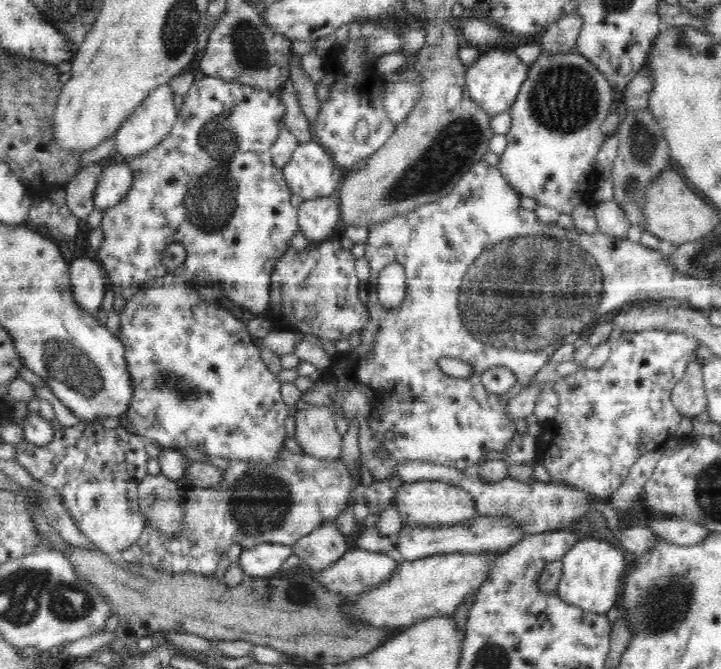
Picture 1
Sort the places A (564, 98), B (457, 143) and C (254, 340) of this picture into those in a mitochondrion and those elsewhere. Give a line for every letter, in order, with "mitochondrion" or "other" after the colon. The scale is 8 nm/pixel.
A: mitochondrion
B: mitochondrion
C: other

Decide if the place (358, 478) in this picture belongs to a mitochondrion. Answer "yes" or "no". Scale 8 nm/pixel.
no

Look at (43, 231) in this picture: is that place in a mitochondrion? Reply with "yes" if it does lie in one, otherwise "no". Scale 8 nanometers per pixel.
no

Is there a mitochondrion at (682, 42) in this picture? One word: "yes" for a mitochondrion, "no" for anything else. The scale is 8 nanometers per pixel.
yes

